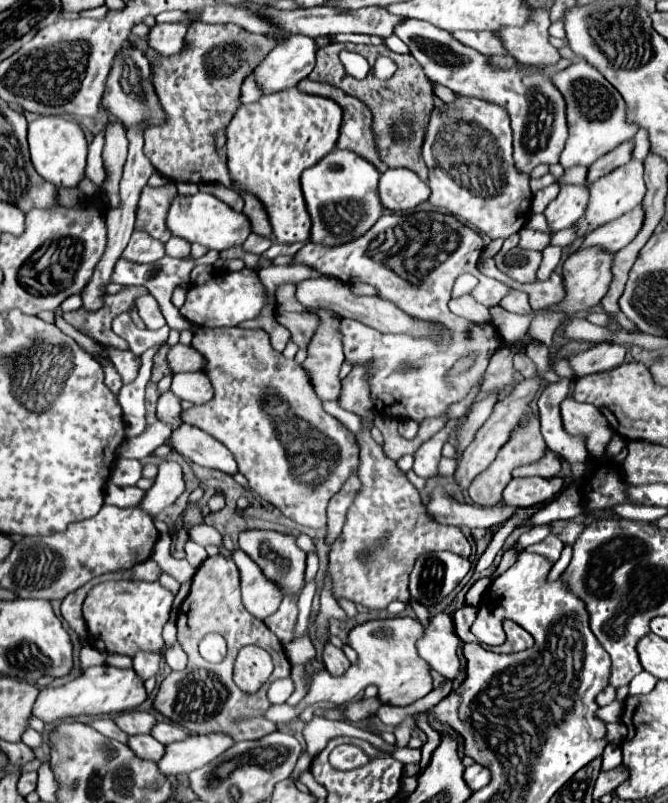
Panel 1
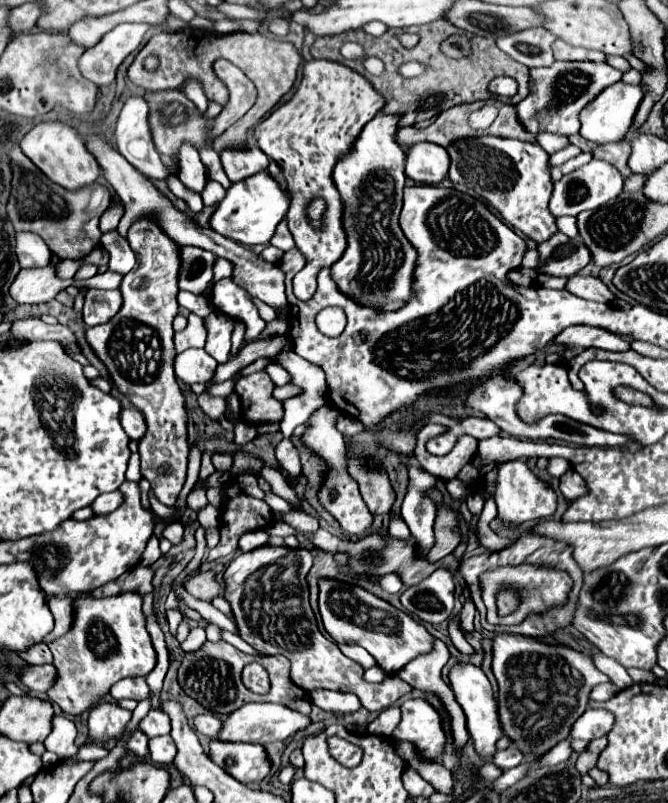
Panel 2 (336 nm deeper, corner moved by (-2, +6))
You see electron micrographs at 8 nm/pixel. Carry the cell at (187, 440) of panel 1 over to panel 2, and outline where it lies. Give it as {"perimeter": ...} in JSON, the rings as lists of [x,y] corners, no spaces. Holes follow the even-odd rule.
{"perimeter":[[[131,407],[131,409],[123,409],[121,413],[121,425],[125,429],[125,433],[133,439],[133,441],[141,441],[141,437],[145,435],[147,423],[145,417],[139,413],[139,409]]]}

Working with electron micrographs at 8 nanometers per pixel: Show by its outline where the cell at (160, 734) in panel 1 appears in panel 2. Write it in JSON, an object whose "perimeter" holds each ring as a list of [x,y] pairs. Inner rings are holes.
{"perimeter":[[[197,715],[193,719],[193,727],[197,733],[203,733],[207,737],[215,737],[217,731],[221,729],[221,719],[215,715]]]}

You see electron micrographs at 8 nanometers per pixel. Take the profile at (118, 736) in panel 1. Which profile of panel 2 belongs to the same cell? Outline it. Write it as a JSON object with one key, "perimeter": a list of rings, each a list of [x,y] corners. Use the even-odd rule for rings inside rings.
{"perimeter":[[[139,729],[133,731],[133,735],[127,739],[125,747],[127,747],[129,753],[133,753],[137,757],[145,757],[149,753],[149,749],[147,749],[147,737]]]}

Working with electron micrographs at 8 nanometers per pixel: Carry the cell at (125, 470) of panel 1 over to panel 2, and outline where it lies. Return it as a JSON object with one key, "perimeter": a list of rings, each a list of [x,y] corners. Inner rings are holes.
{"perimeter":[[[135,452],[133,455],[131,455],[125,477],[128,481],[139,481],[139,479],[141,479],[140,455],[138,452]]]}

